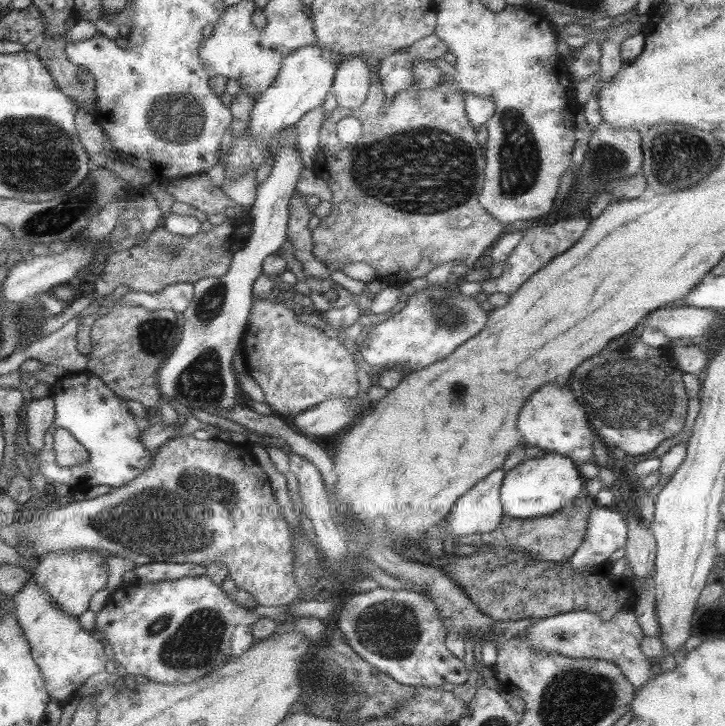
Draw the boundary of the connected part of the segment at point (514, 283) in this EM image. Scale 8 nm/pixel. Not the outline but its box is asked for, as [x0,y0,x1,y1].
[481,215,590,295]

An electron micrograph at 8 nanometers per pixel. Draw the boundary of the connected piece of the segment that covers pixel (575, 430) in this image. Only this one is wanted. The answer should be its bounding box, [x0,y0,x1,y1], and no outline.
[515,386,594,466]

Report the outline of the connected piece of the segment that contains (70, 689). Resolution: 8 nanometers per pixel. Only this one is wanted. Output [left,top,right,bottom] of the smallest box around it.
[9,576,106,703]

